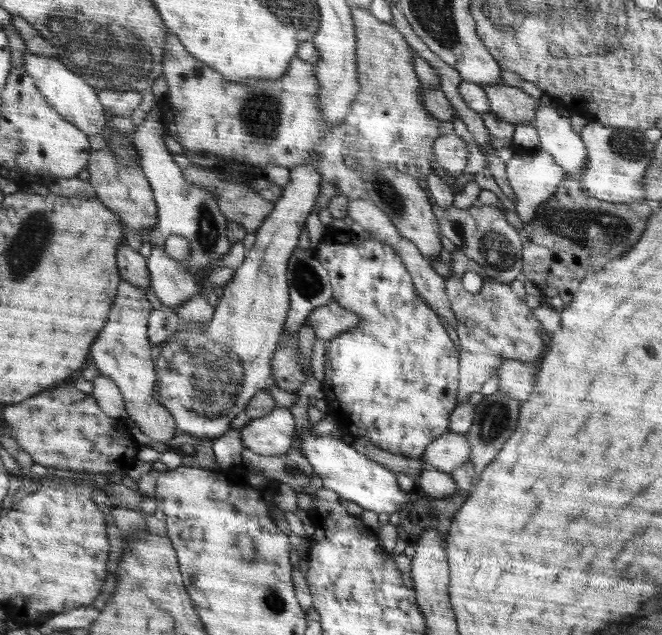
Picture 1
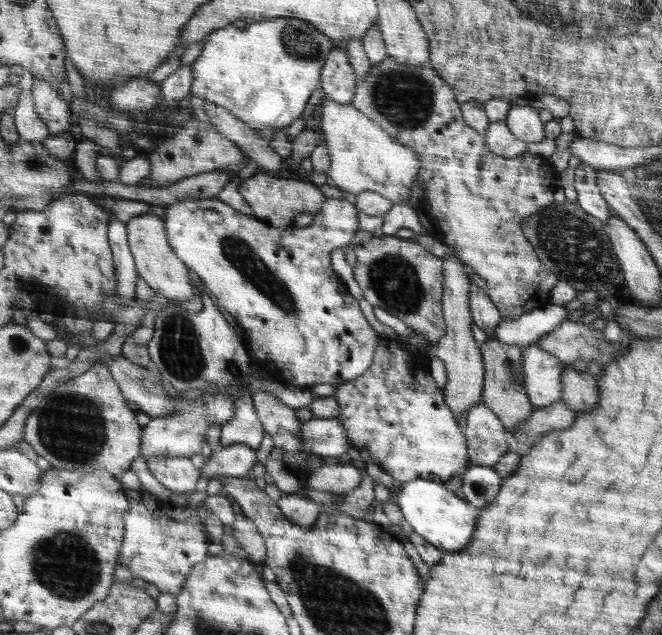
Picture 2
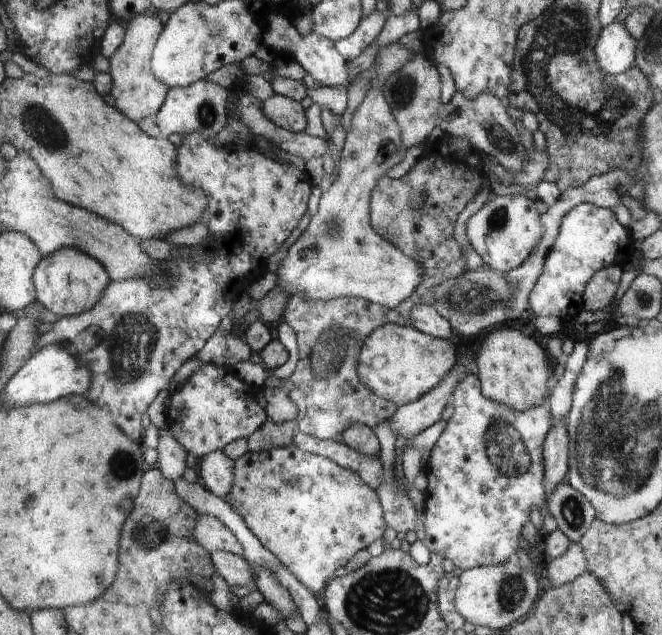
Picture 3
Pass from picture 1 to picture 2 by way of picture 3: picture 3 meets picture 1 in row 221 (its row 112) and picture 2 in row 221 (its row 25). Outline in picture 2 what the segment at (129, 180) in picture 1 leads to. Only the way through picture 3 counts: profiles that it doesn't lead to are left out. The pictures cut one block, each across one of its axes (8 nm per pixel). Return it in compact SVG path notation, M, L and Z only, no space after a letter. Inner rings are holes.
M150 212L138 214L130 218L126 224L129 249L140 278L144 278L158 295L163 295L173 303L175 300L190 300L194 296L194 286L190 284L189 268L186 268L183 259L172 250L167 238L166 223Z

